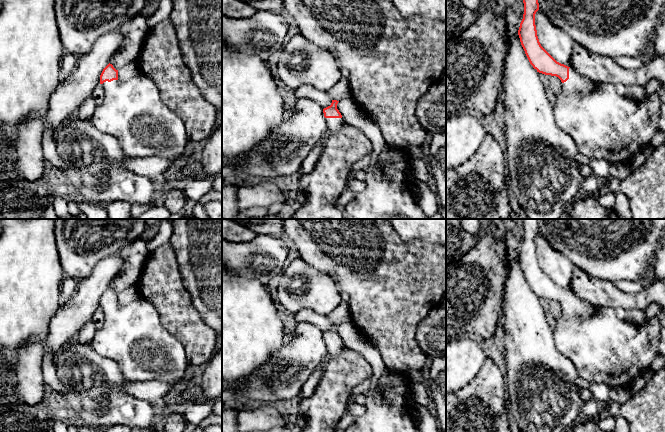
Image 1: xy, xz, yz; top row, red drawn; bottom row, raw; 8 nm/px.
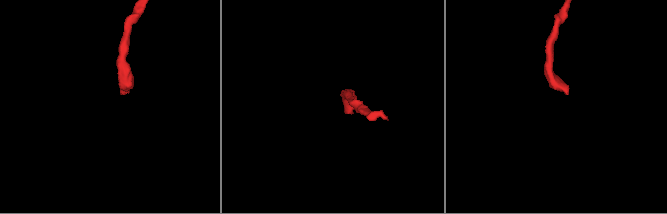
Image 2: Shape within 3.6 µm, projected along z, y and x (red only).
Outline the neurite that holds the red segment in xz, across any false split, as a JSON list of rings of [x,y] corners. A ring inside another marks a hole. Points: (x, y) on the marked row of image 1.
[[[332,100],[331,105],[323,109],[329,133],[337,133],[345,123],[341,113],[337,109],[338,102],[337,100]]]

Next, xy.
[[[108,64],[100,75],[104,101],[97,106],[91,123],[99,131],[116,137],[130,157],[159,157],[172,160],[185,151],[188,138],[183,121],[162,101],[156,83],[144,75],[127,81],[118,79],[118,70]]]

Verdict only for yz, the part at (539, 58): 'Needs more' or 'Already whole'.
Needs more

